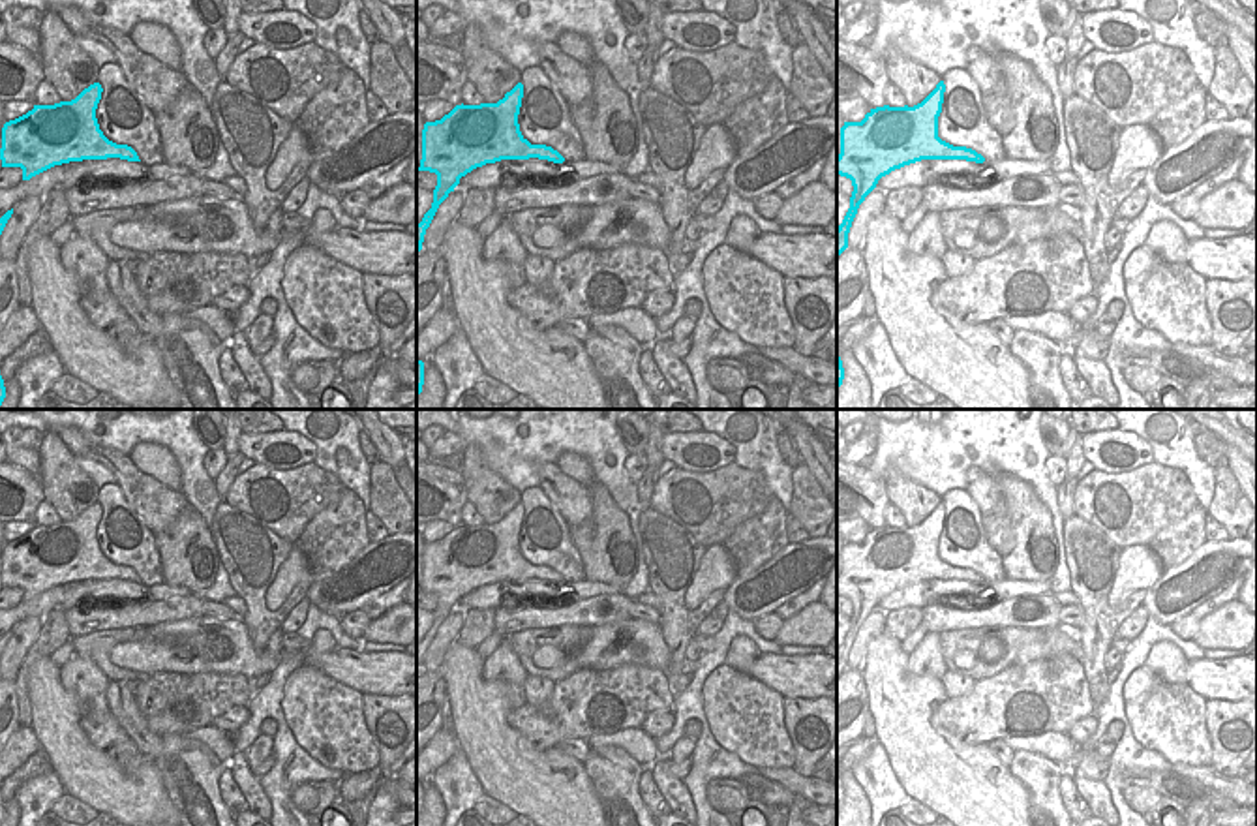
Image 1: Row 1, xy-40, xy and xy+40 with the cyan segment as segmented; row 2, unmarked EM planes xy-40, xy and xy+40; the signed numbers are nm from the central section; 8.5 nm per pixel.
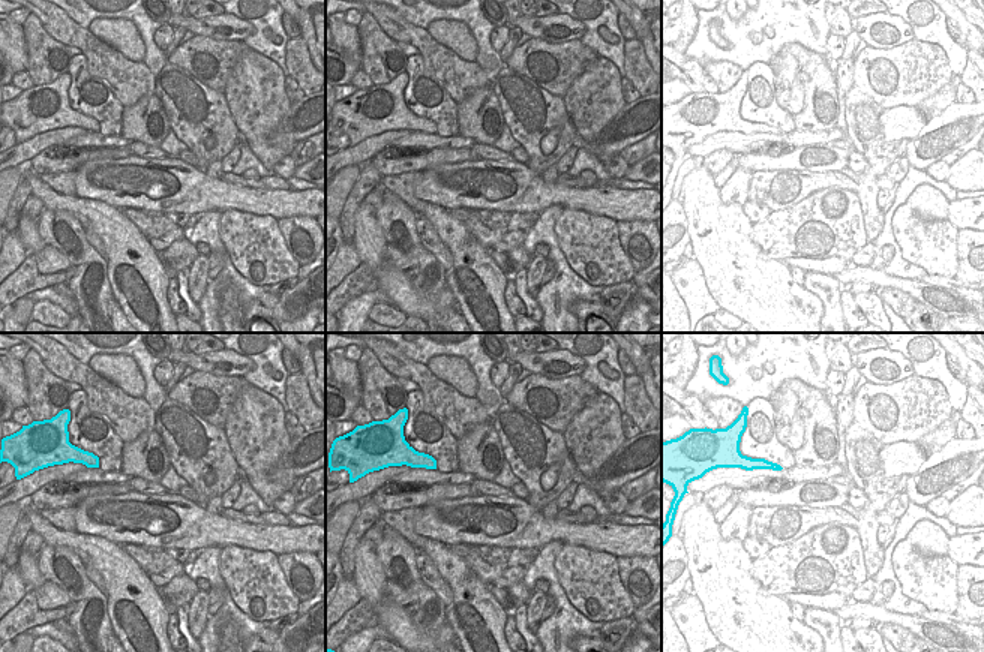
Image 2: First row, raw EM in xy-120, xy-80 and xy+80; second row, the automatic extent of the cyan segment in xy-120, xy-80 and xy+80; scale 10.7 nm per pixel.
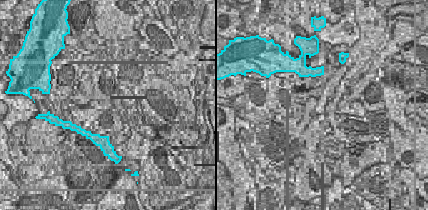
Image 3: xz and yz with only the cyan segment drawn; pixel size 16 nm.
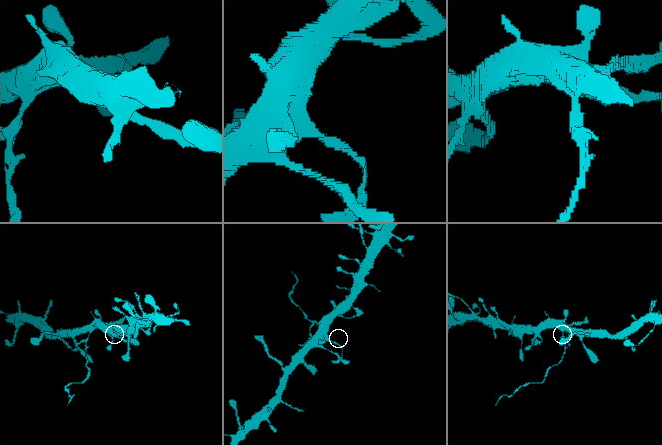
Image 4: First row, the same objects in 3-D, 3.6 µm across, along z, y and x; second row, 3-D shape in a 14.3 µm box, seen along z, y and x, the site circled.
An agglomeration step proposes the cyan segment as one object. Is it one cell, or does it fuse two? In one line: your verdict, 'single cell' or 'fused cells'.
single cell

